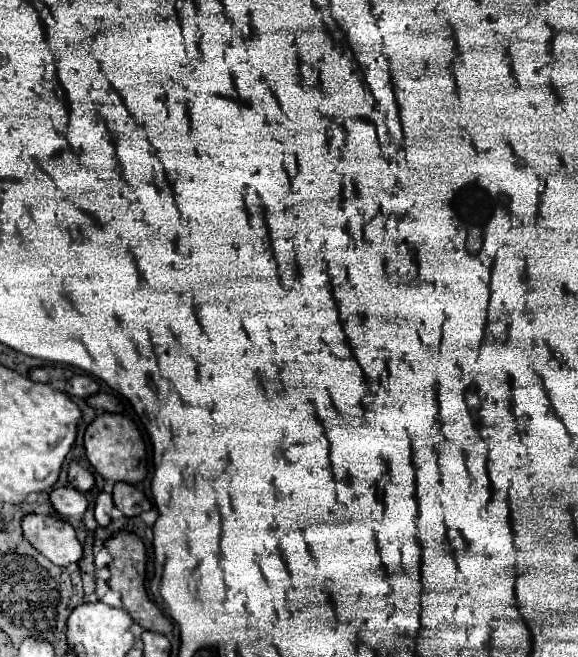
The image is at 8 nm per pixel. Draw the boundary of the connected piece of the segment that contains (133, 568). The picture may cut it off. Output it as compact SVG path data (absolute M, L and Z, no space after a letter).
M114 532L112 538L108 538L104 542L106 550L110 552L112 560L108 564L108 570L110 570L110 580L108 580L108 586L116 592L120 592L122 596L122 604L124 604L124 610L128 610L128 614L132 616L134 622L138 622L144 630L150 630L150 632L160 632L160 634L170 634L172 632L172 622L162 614L162 610L150 602L146 590L144 590L144 564L146 564L146 550L144 550L144 544L142 540L132 534L132 532Z

